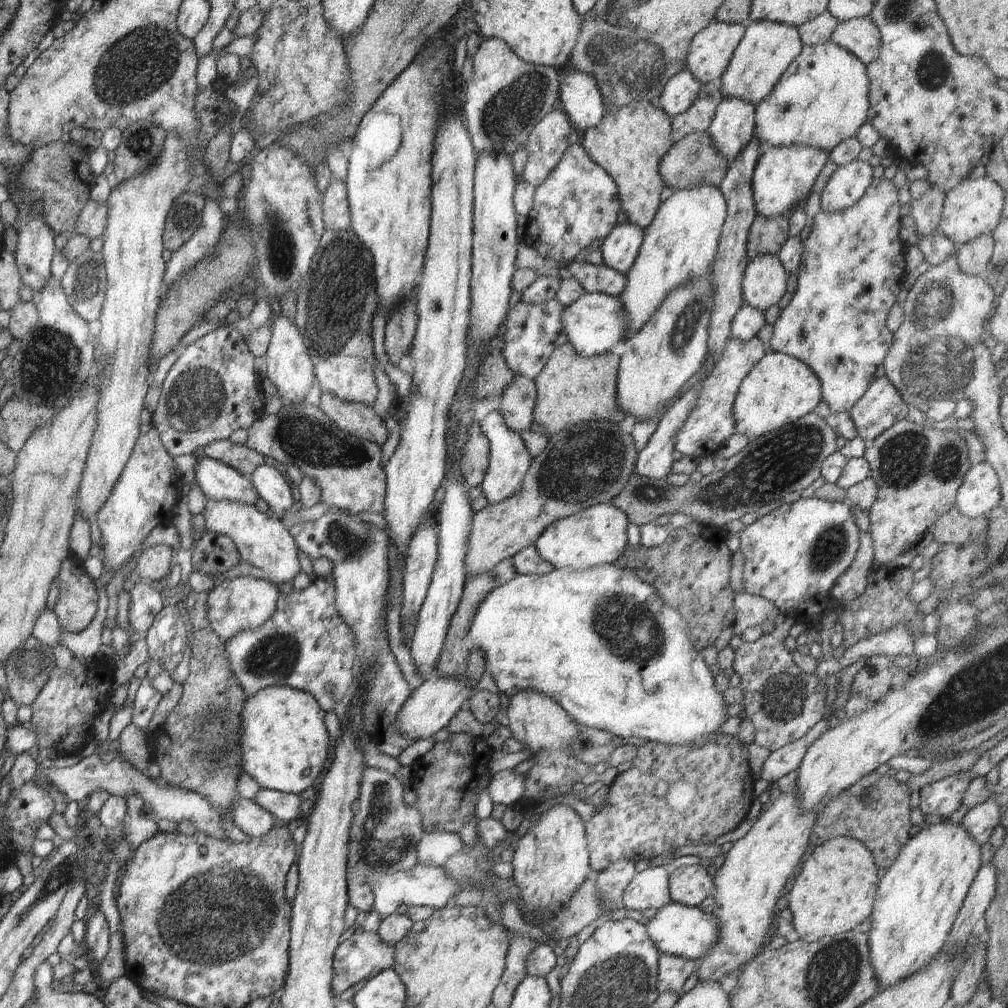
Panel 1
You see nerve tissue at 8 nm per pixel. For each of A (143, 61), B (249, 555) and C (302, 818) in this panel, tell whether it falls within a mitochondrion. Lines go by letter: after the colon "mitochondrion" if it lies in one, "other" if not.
A: mitochondrion
B: other
C: other

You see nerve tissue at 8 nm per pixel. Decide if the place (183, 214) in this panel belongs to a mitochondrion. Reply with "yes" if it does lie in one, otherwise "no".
yes

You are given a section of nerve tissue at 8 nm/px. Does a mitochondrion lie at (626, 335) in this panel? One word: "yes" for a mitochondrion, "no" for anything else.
no

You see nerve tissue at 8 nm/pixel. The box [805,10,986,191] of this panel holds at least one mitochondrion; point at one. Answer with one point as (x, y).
(933, 70)

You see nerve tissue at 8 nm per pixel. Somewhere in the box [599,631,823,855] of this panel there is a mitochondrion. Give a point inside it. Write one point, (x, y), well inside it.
(783, 697)

